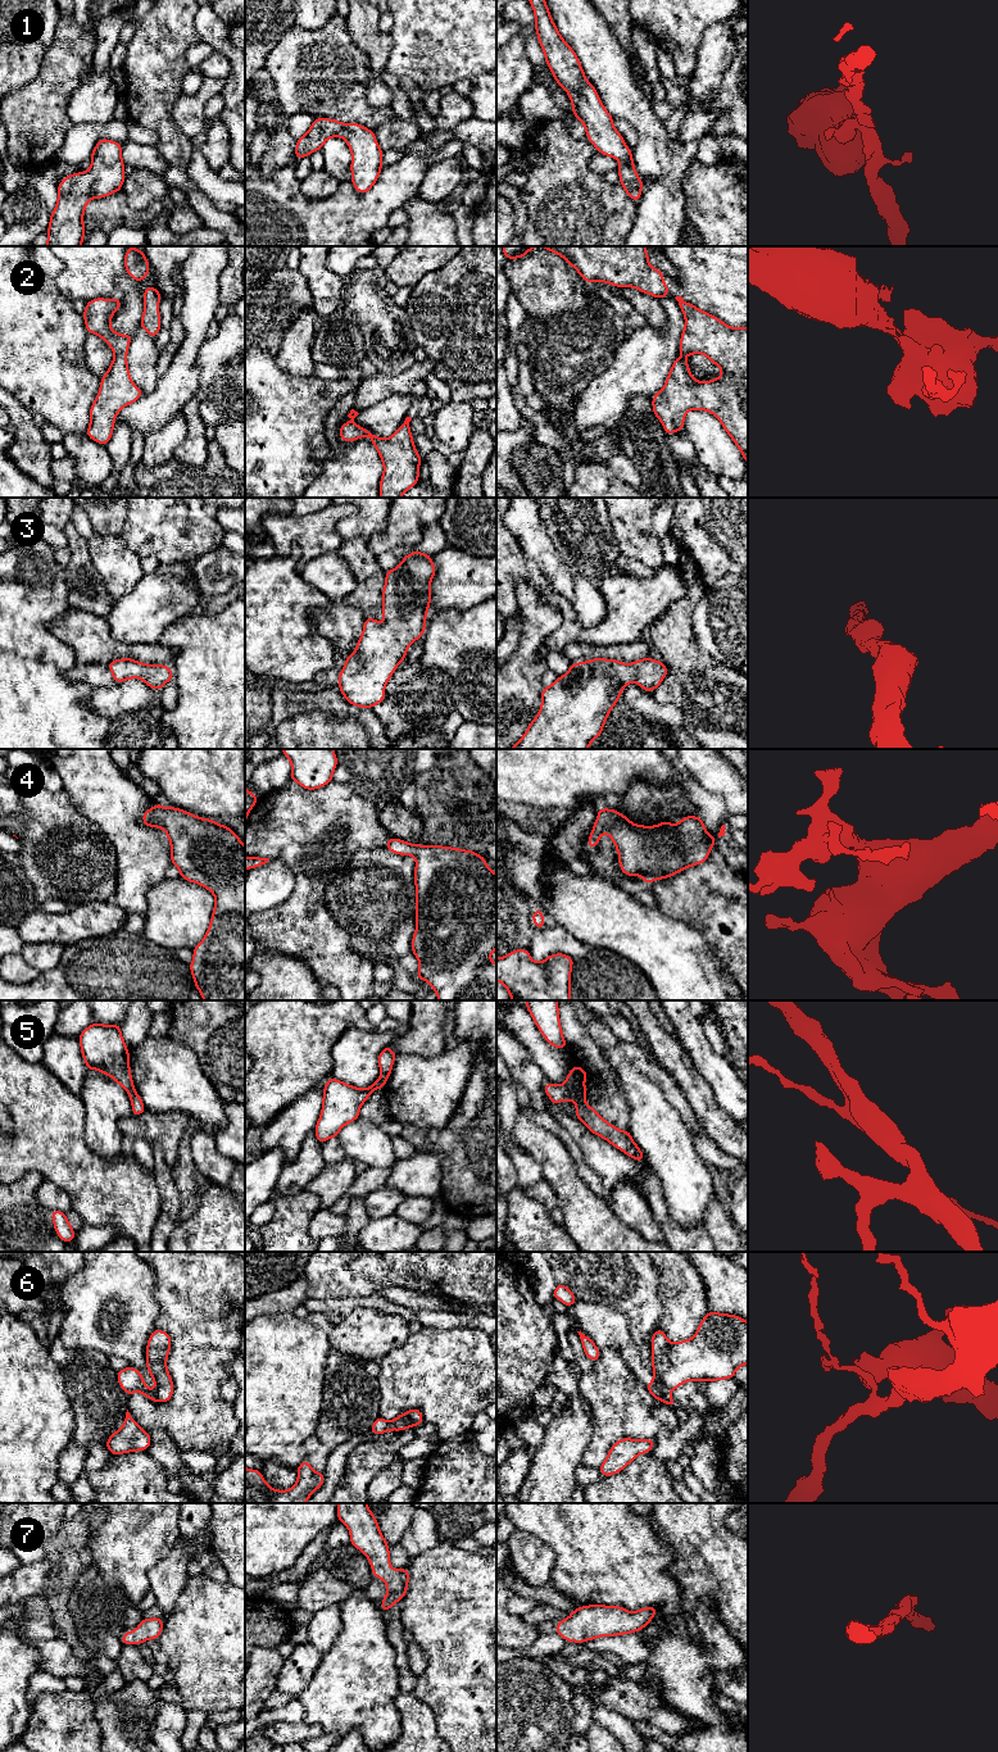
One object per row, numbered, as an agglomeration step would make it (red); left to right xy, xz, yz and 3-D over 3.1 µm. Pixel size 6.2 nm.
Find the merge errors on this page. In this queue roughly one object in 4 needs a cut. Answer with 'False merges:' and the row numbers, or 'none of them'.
False merges: 2, 5, 6

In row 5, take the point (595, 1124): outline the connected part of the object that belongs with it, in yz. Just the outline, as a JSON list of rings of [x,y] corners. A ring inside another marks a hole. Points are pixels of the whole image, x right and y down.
[[[548,1081],[544,1085],[544,1091],[555,1106],[562,1100],[573,1102],[576,1104],[575,1117],[585,1124],[590,1133],[603,1138],[613,1147],[622,1150],[626,1156],[639,1162],[645,1161],[641,1149],[632,1140],[629,1129],[626,1131],[618,1130],[616,1126],[605,1121],[594,1108],[591,1108],[584,1098],[572,1095],[564,1084],[555,1085]]]

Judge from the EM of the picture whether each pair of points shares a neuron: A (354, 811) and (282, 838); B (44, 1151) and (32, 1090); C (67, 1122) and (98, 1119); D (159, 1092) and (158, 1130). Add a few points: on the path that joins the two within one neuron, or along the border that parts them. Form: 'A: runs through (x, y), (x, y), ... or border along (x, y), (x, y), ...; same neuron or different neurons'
A: runs through (336, 811), (316, 831), (300, 833); same neuron
B: runs through (44, 1135), (44, 1110), (41, 1106); same neuron
C: border along (78, 1095), (85, 1111), (84, 1139), (93, 1149); different neurons
D: border along (146, 1110), (152, 1112), (184, 1112), (187, 1117); different neurons

